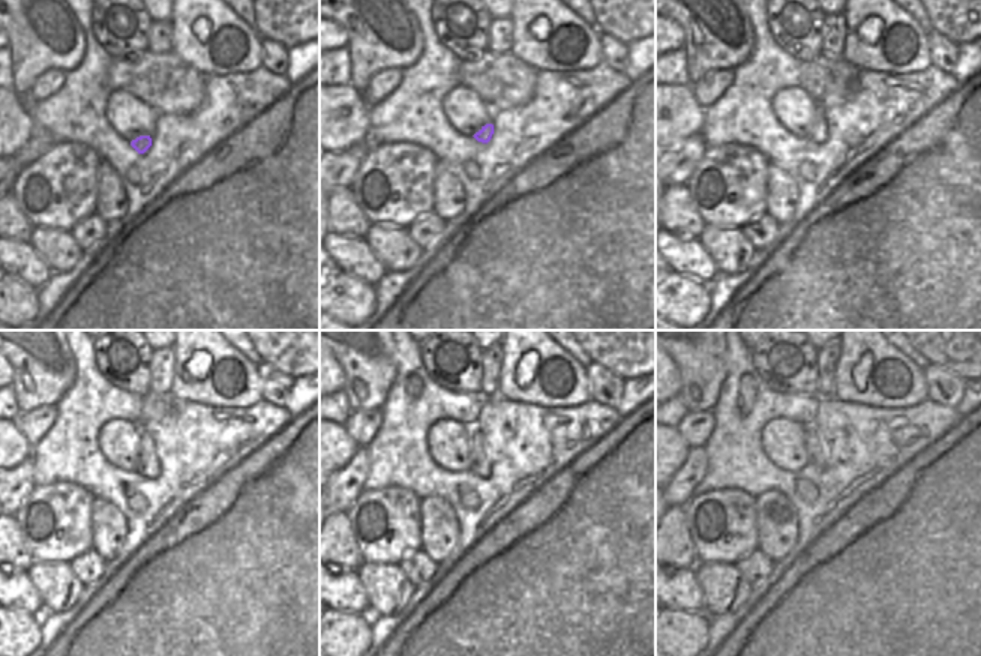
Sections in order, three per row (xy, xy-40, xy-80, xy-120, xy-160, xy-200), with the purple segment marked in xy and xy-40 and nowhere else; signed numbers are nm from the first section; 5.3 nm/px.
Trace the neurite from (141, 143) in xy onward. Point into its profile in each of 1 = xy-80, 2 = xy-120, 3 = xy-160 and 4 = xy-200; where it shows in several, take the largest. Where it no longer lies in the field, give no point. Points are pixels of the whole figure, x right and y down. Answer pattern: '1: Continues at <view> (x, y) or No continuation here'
1: Continues at xy-80 (818, 134)
2: Continues at xy-120 (147, 466)
3: Continues at xy-160 (479, 463)
4: Continues at xy-200 (813, 448)

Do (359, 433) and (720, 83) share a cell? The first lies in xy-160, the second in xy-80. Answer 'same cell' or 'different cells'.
same cell

